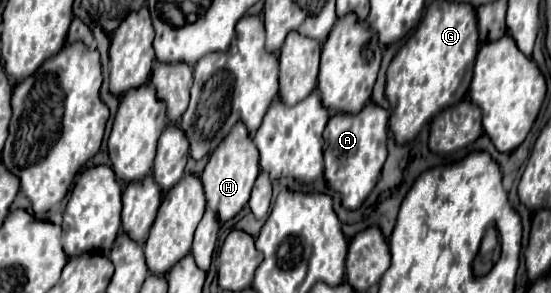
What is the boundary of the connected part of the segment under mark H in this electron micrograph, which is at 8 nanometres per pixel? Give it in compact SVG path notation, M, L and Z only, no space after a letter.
M239 121L231 135L227 135L227 139L223 139L223 143L211 153L209 163L201 175L203 187L205 187L205 195L207 195L207 207L211 207L219 219L219 223L225 223L229 219L233 219L249 201L251 197L251 189L253 183L259 175L261 167L259 167L259 151L253 145L247 127Z

